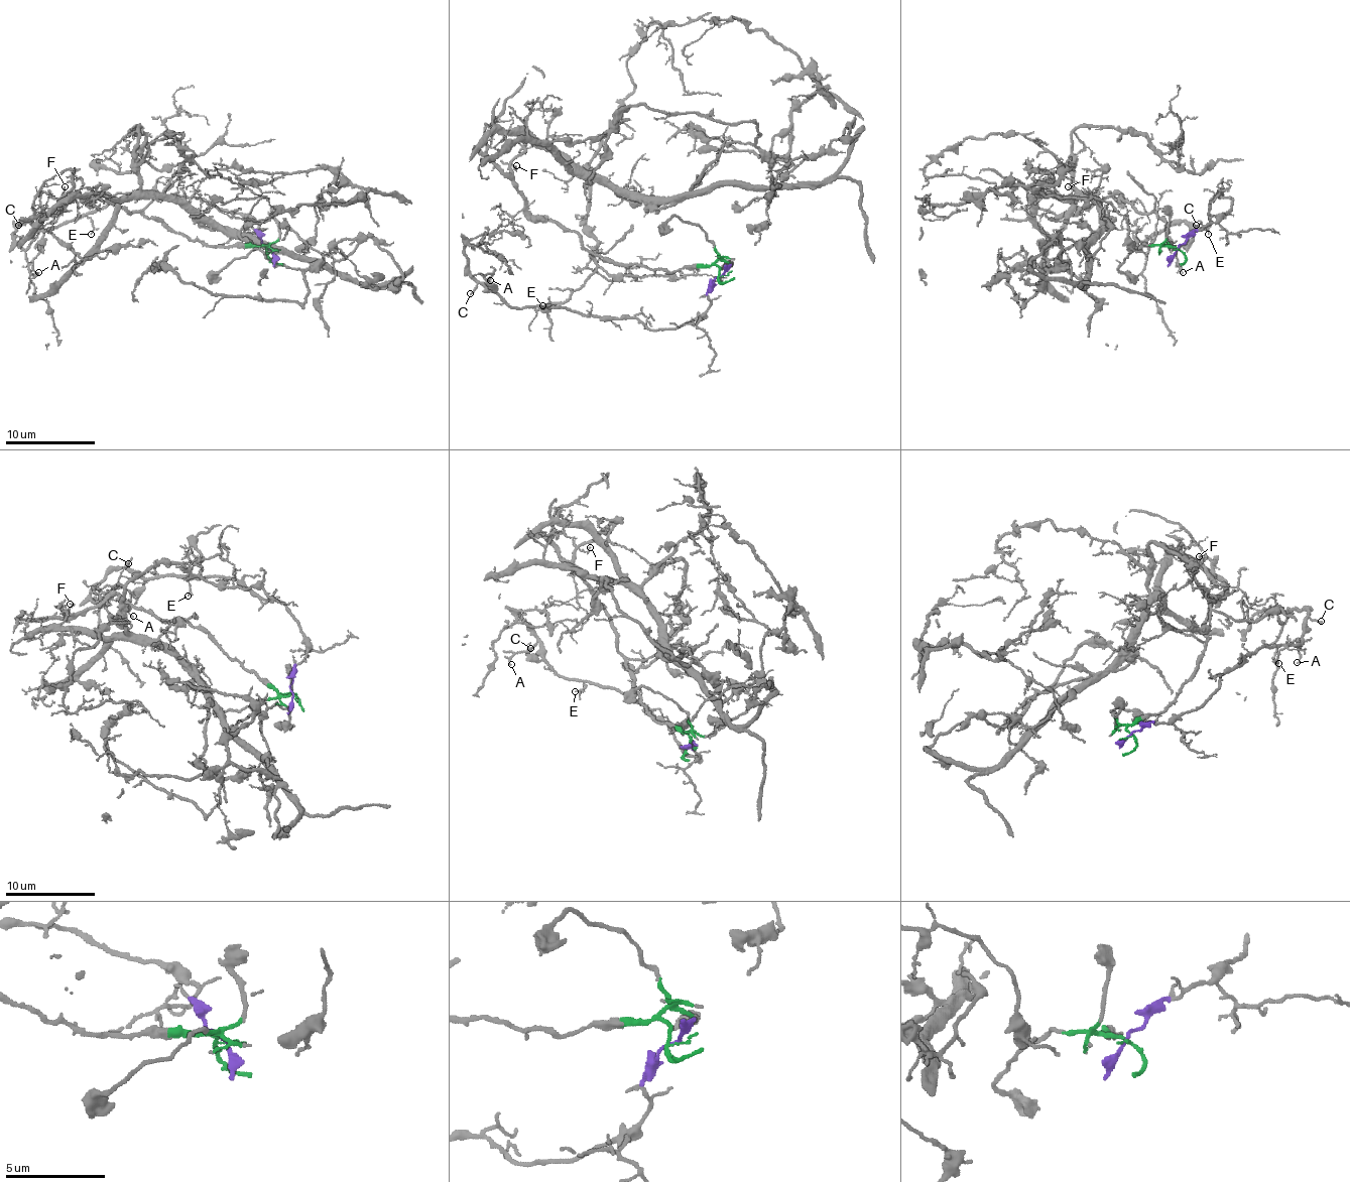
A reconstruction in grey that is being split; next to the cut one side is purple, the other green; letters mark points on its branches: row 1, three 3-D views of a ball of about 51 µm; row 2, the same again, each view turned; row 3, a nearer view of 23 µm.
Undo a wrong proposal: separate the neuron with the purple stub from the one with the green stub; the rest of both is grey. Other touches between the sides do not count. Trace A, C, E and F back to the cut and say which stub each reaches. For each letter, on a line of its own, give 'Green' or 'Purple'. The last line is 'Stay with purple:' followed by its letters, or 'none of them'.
A: Purple
C: Purple
E: Purple
F: Green
Stay with purple: A, C, E

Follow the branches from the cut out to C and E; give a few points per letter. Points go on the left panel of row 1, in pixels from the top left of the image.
C: (270, 250), (255, 232), (257, 223), (185, 196), (151, 196), (137, 191), (44, 230), (26, 223), (18, 226)
E: (270, 250), (255, 232), (257, 223), (185, 196), (126, 193), (92, 212), (90, 235)

